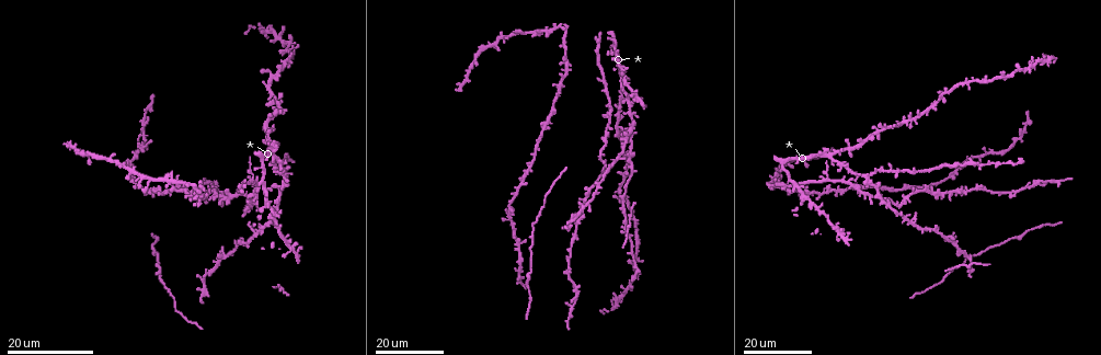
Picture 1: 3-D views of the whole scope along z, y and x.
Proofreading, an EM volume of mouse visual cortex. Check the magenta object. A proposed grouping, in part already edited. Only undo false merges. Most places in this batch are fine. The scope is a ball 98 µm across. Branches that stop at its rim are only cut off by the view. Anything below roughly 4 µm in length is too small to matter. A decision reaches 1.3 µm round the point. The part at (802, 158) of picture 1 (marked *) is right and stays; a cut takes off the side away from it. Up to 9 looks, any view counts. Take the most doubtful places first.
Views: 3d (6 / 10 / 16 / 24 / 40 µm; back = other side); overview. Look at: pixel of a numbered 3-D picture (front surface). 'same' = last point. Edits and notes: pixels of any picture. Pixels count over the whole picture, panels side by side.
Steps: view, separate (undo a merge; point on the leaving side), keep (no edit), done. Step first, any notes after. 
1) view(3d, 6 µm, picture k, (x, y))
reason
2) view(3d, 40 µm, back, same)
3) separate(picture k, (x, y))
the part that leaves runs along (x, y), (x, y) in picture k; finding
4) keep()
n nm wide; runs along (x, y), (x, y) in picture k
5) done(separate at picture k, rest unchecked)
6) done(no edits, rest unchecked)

view(3d, 16 µm, picture 1, (588, 202))

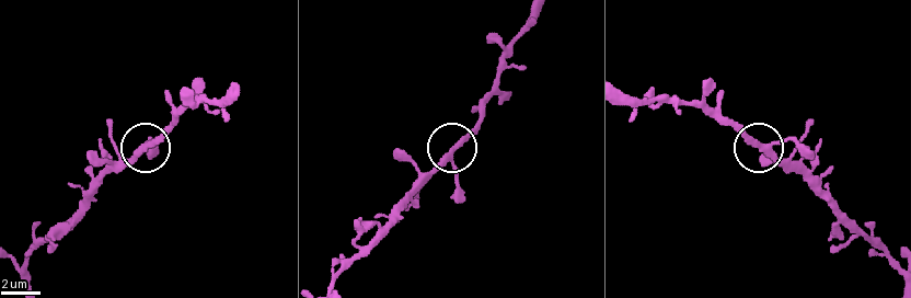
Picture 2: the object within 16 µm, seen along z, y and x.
view(3d, 10 µm, picture 2, (142, 150))

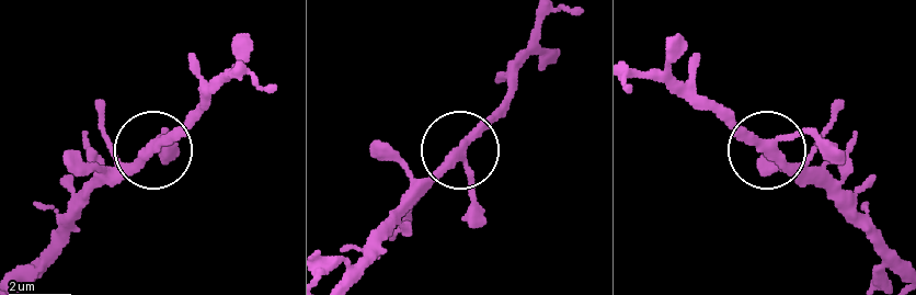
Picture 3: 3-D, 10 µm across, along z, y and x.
keep()
runs along (546, 20), (512, 99), (461, 154), (480, 214) in picture 3; continuous, no second neuron

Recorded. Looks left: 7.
view(3d, 24 µm, picture 1, (567, 318))
two arms in line, one across

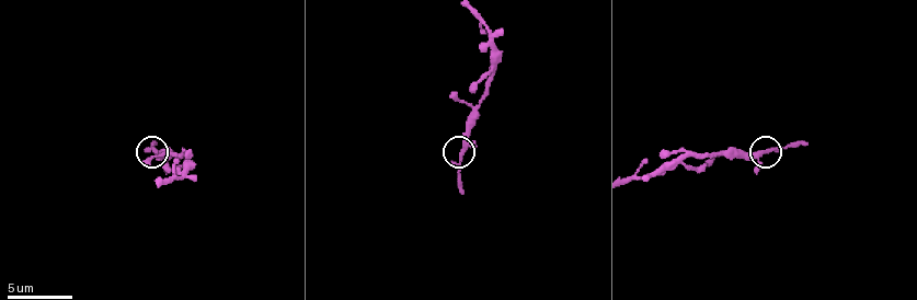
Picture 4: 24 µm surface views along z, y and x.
view(3d, 6 µm, picture 4, (766, 151))

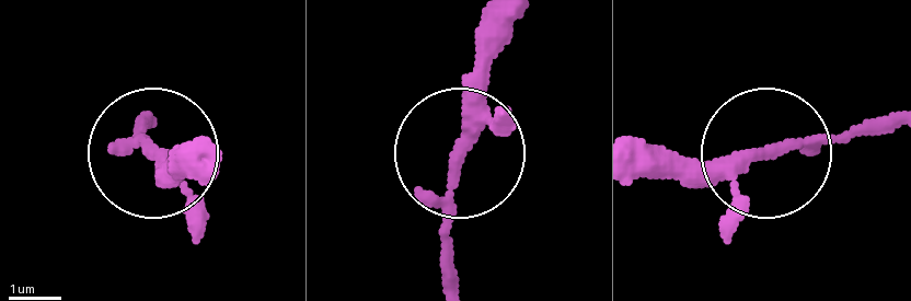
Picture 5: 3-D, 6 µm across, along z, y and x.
keep()
3 arms; runs along (633, 169), (738, 169), (895, 129) in picture 5; continuous, no second neuron

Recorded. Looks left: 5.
view(3d, 16 µm, picture 1, (596, 191))
four-way junction

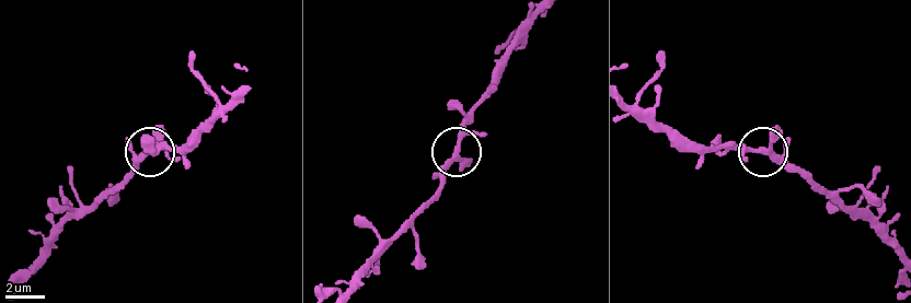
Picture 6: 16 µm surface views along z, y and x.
view(3d, 10 µm, picture 6, (457, 148))

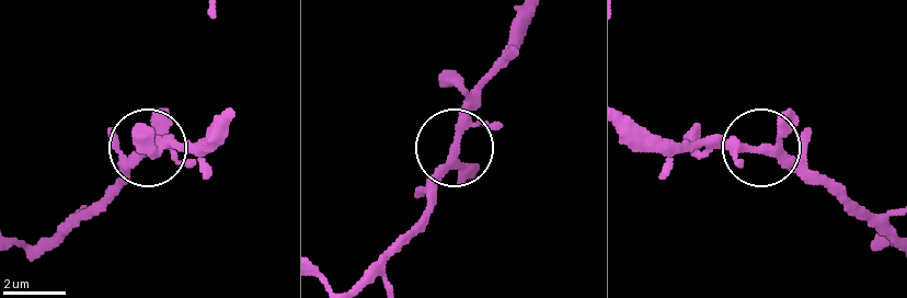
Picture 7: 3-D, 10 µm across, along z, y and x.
keep()
runs along (631, 128), (678, 141), (772, 149), (840, 194) in picture 7; one neuron here

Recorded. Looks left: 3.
view(3d, 16 µm, picture 1, (605, 82))
arms part here

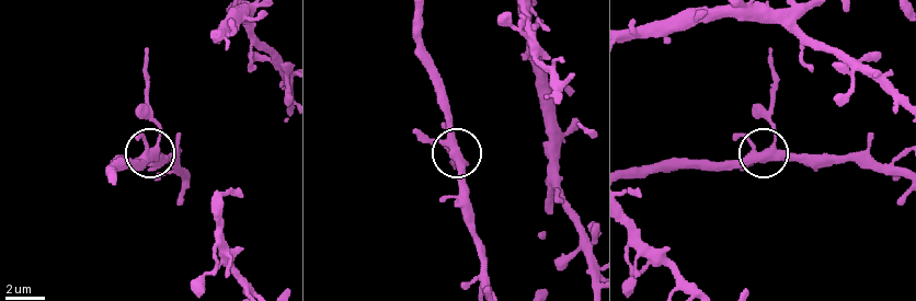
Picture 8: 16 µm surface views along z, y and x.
view(3d, 10 µm, picture 8, (774, 147))

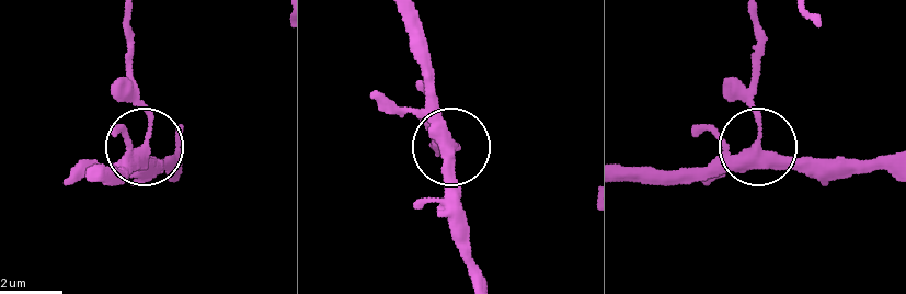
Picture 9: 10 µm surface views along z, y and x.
separate(picture 9, (126, 98))
320 nm wide; the part that leaves runs along (152, 132), (128, 64), (128, 17) in picture 9; two neurons meet here

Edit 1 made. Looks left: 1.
done(separate at picture 9, rest unchecked)

